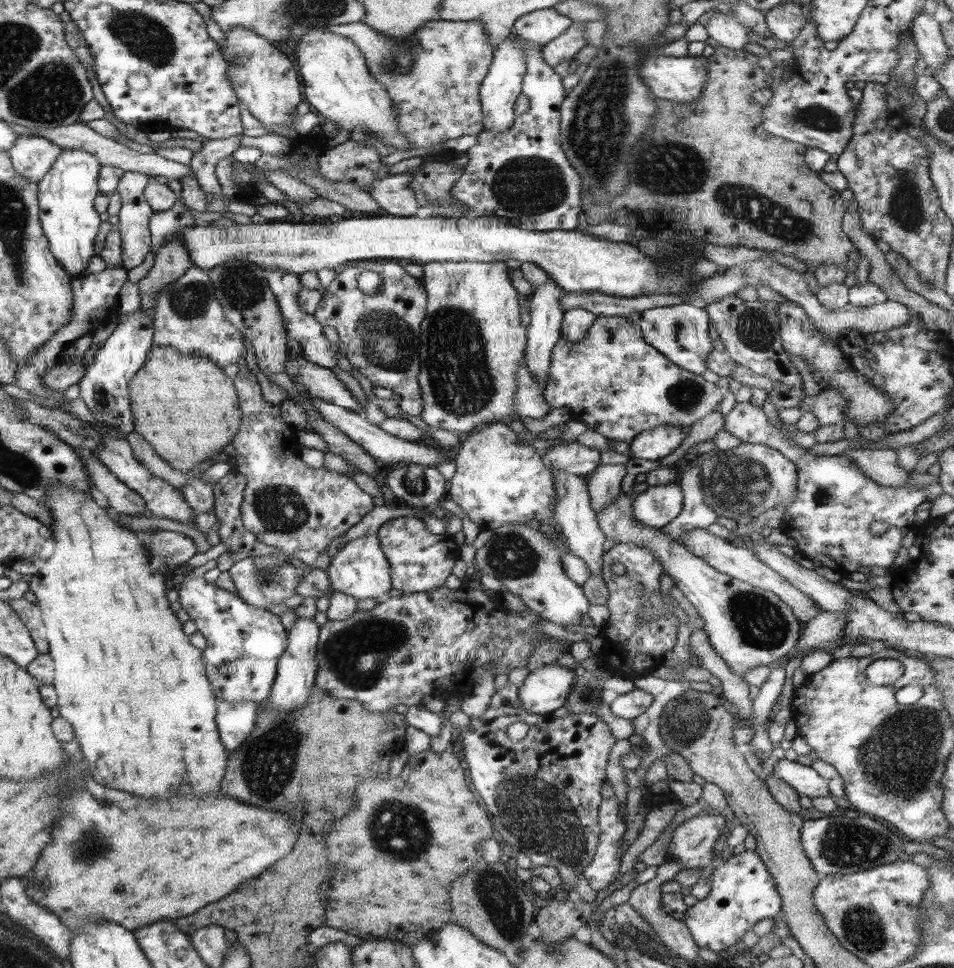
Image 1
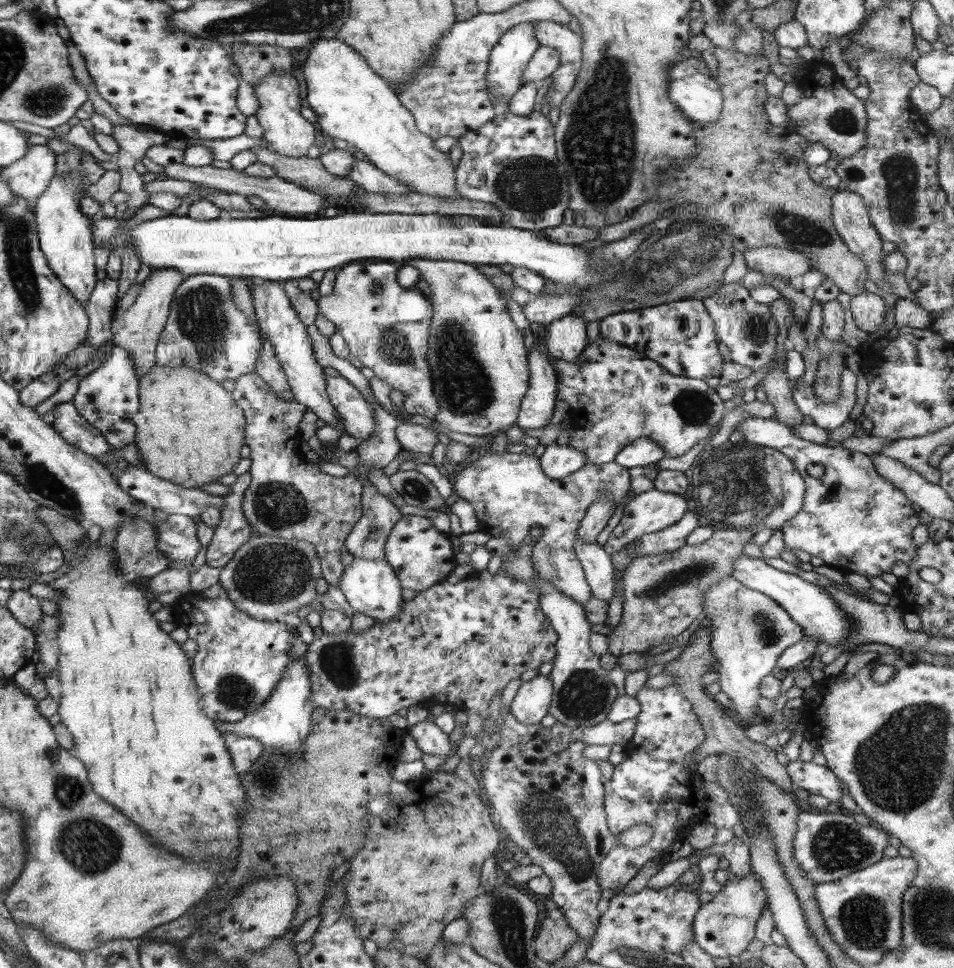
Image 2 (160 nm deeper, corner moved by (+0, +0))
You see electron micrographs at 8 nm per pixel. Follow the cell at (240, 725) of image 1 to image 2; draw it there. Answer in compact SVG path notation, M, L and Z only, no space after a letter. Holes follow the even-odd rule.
M222 733L230 751L234 768L239 776L244 776L263 754L263 744L250 737L238 737L232 733Z

